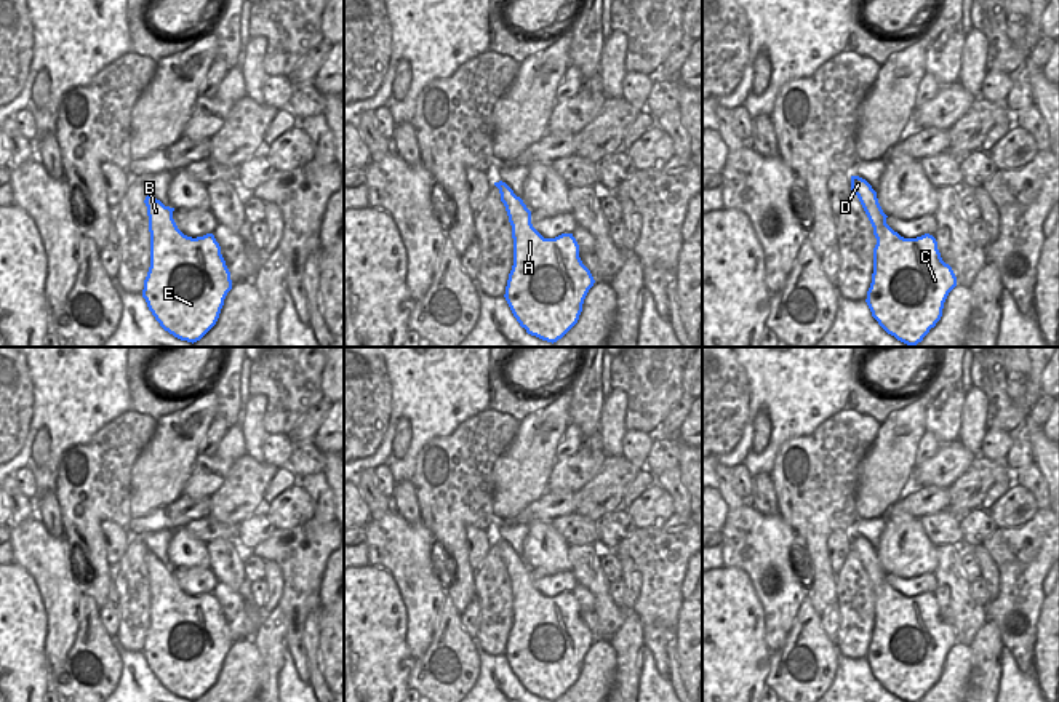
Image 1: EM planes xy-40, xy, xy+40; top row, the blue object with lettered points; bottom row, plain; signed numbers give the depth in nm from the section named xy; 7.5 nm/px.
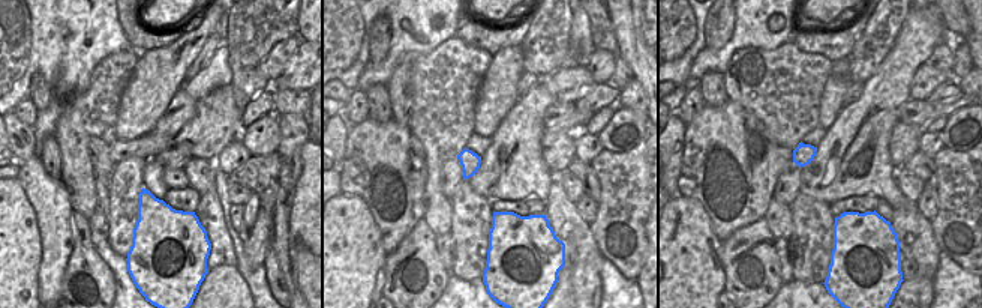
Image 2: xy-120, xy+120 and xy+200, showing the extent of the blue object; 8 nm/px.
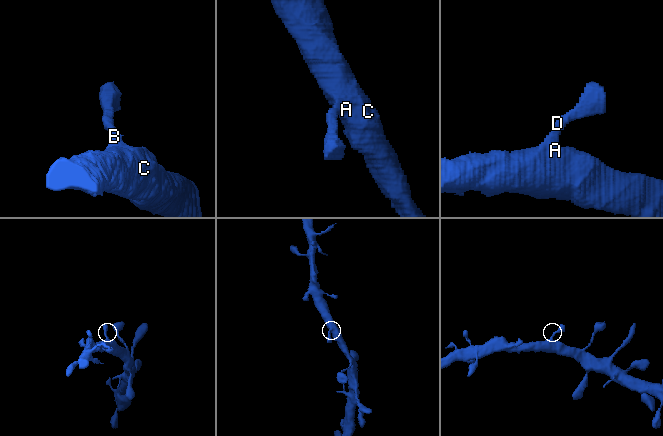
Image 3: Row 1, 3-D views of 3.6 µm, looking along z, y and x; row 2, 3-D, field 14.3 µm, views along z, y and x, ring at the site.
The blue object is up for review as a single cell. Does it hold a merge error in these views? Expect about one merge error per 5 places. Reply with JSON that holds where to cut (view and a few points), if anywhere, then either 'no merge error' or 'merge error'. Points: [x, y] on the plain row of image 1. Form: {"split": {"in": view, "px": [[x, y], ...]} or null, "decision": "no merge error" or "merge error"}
{"split": null, "decision": "no merge error"}

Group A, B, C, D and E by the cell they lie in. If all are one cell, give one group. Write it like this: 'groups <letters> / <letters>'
groups A B C D E

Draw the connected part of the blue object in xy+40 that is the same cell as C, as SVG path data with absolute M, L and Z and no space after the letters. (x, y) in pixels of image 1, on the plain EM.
M851 534L877 596L873 632L867 664L878 683L904 702L918 702L942 675L944 660L957 644L957 635L945 622L933 593L904 596L886 582L877 550Z

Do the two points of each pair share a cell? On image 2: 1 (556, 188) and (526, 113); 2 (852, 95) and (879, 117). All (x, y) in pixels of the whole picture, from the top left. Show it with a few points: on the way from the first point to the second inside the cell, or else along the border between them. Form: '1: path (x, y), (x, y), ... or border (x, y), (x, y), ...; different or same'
1: border (552, 172), (549, 176), (549, 194), (544, 202); different
2: border (864, 84), (859, 95), (841, 108); different

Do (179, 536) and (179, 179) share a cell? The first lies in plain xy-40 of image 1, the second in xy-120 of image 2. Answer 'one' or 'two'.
one

